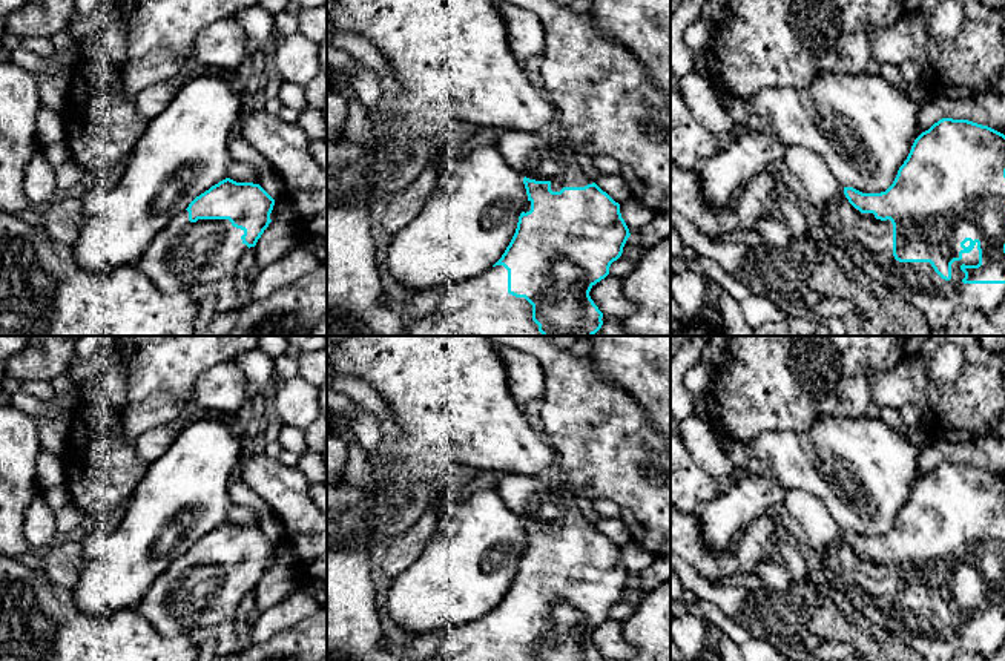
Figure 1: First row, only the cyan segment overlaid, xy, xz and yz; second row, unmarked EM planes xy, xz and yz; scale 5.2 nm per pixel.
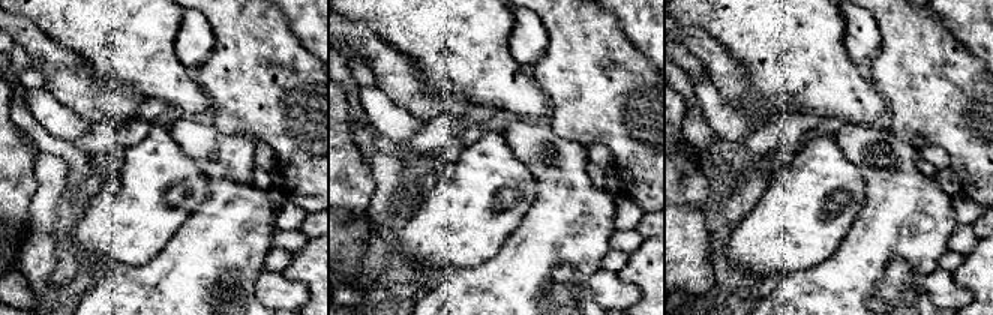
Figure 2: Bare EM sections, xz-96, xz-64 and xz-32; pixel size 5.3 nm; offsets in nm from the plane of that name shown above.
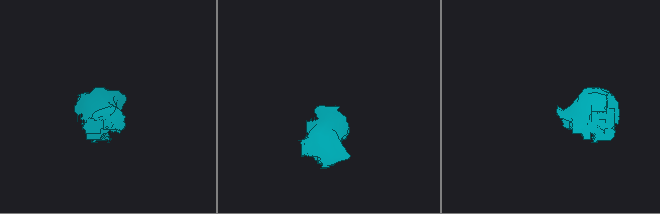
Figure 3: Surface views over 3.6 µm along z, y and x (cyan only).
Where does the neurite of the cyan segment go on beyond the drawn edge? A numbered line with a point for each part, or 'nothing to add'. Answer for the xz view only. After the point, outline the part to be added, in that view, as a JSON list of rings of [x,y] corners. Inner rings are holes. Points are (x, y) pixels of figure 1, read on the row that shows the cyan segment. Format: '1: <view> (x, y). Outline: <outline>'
1: xz (481, 305). Outline: [[[496,265],[485,273],[450,284],[433,313],[413,322],[407,336],[543,336],[532,321],[532,305],[508,293],[508,270]]]

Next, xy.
1: xy (184, 253). Outline: [[[184,210],[153,238],[135,265],[166,294],[190,290],[195,284],[219,282],[235,276],[238,262],[249,250],[242,235],[244,230],[233,227],[229,219],[190,222],[189,212]]]

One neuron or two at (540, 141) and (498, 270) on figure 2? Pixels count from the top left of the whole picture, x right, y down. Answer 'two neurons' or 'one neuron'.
one neuron

